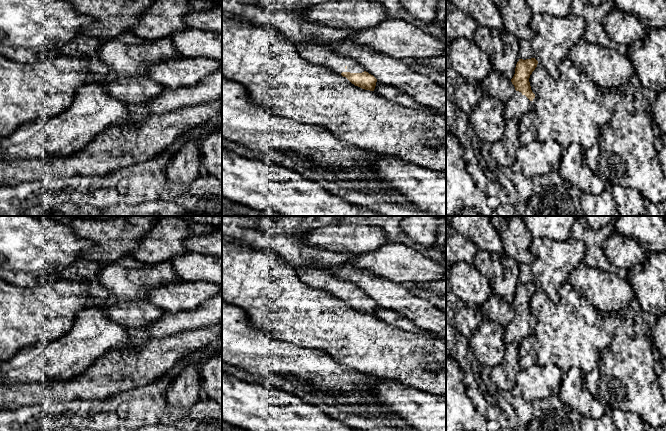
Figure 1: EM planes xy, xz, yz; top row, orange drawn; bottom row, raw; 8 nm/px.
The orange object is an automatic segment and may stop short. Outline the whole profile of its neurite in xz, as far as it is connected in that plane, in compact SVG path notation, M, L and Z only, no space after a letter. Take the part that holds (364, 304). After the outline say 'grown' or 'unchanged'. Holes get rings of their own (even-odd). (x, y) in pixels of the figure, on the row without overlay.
M305 263L299 265L296 271L299 279L308 286L326 290L332 296L346 301L355 310L374 315L377 303L366 296L360 287L343 281L330 270Z; grown

